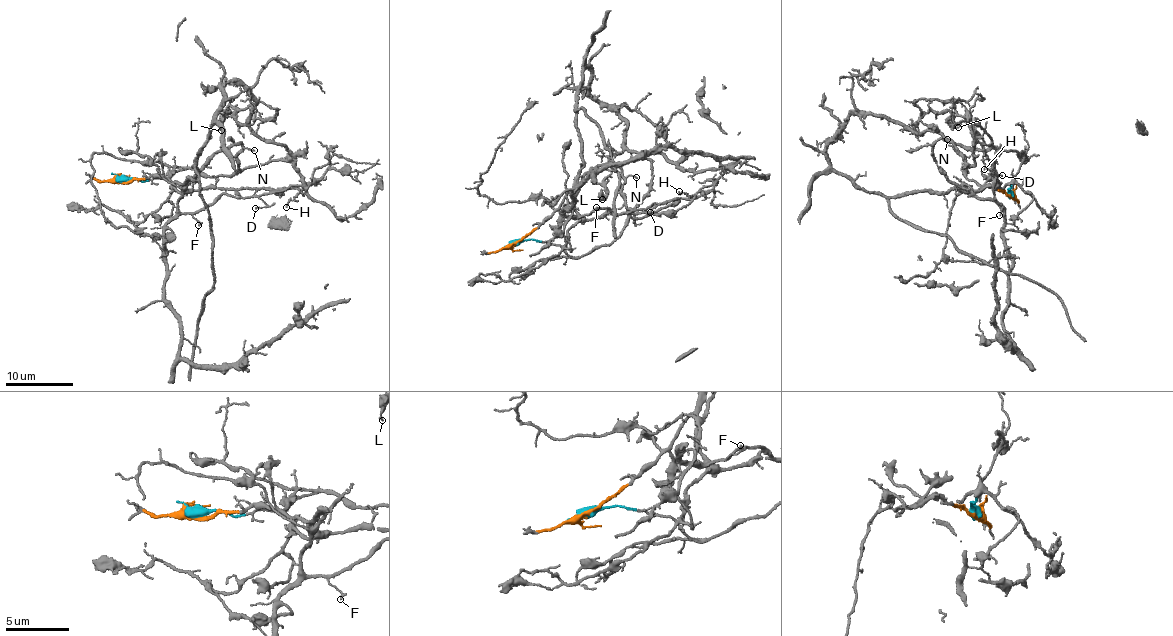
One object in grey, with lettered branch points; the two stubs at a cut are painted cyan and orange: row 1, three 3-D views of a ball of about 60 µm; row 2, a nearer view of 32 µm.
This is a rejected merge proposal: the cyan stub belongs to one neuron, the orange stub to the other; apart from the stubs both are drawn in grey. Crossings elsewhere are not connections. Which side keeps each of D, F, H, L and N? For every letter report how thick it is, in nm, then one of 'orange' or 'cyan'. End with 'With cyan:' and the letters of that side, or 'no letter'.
D: 100 nm thick; cyan
F: 150 nm thick; cyan
H: 120 nm thick; orange
L: 120 nm thick; orange
N: 130 nm thick; cyan
With cyan: D, F, N

